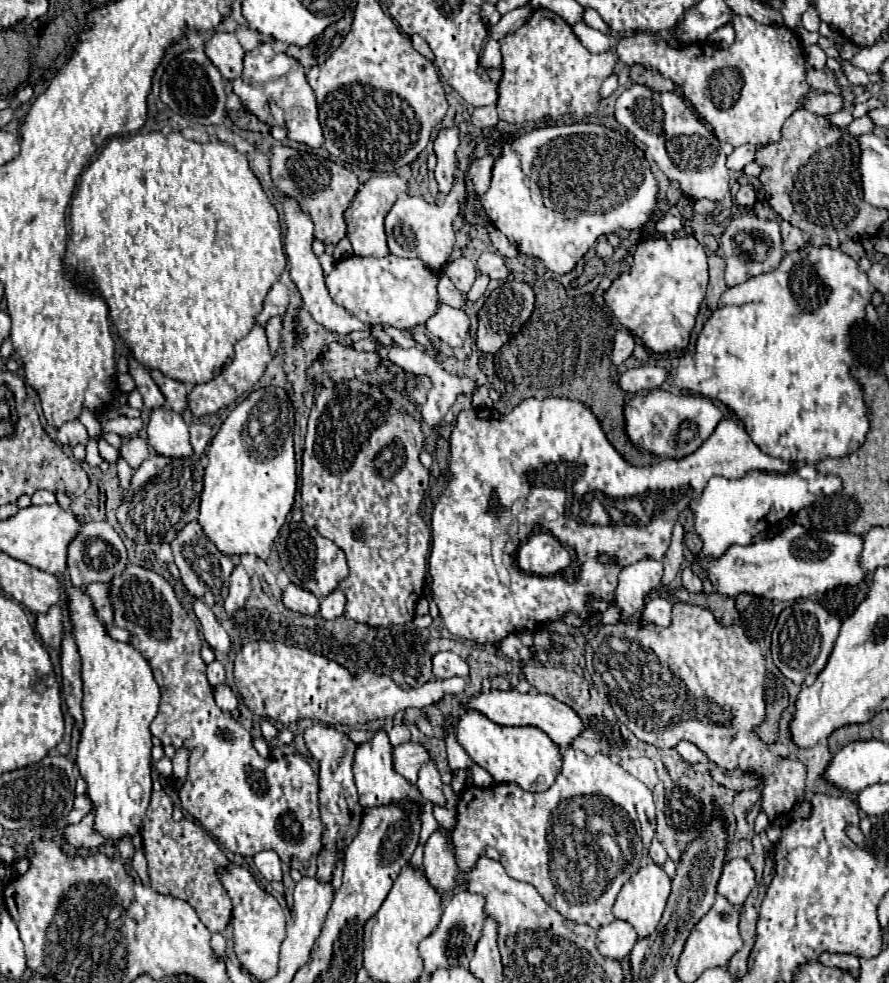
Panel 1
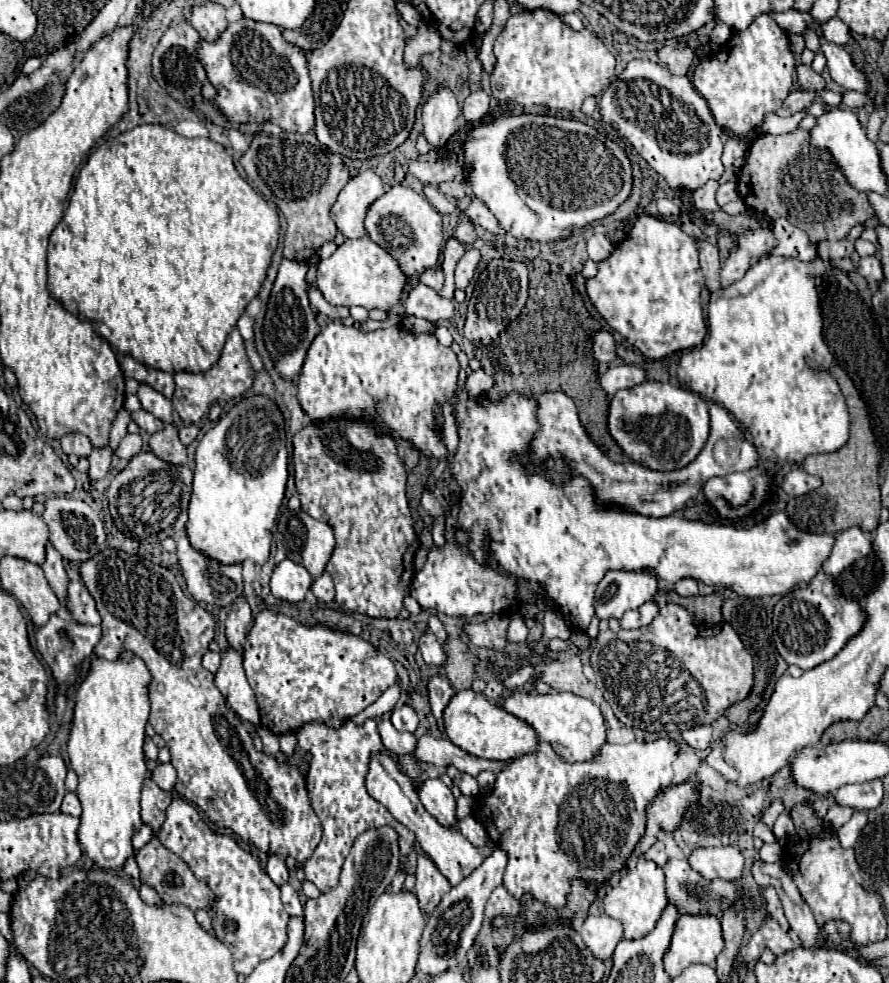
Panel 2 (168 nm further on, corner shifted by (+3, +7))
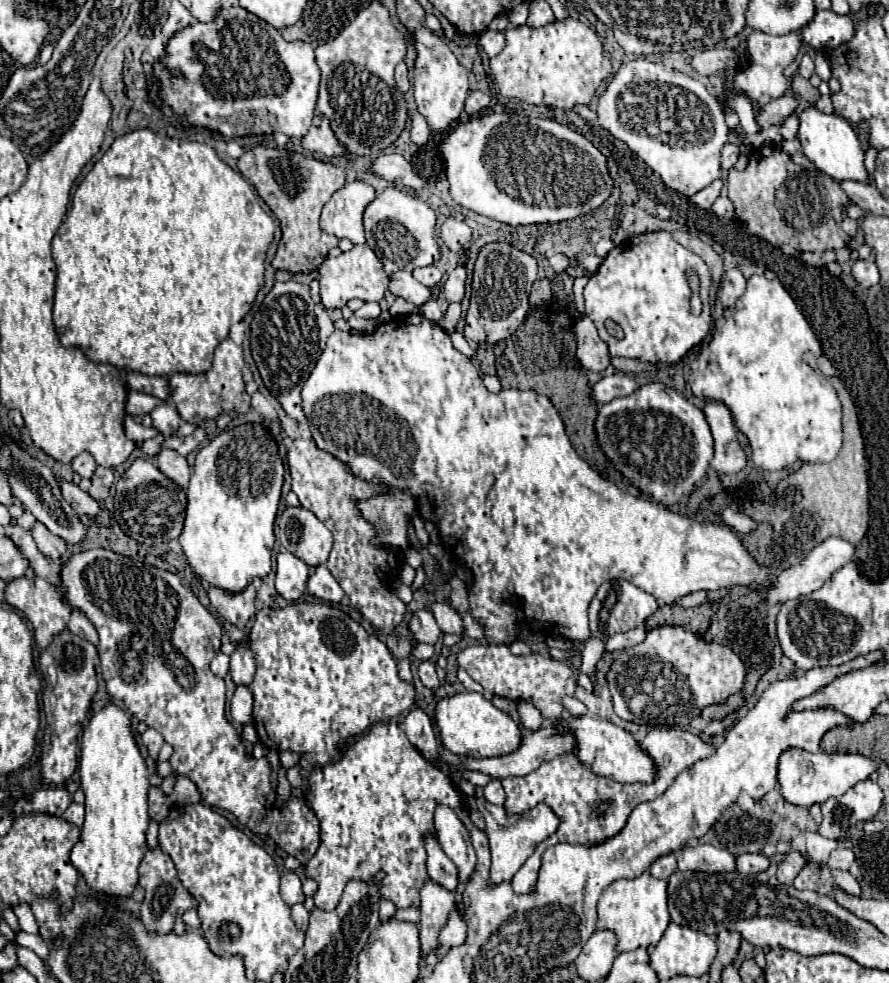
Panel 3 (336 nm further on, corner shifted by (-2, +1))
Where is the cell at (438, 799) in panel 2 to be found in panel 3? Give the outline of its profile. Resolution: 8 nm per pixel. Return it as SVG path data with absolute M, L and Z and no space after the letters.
M439 805L435 811L435 829L437 829L437 841L441 843L441 849L457 865L459 883L469 881L477 861L469 831L465 829L457 813L443 805Z

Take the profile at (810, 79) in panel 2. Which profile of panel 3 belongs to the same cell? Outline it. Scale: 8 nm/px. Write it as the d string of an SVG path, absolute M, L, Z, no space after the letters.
M795 75L795 77L793 77L793 81L791 81L791 89L793 89L793 93L795 93L797 97L809 101L811 105L815 105L815 103L819 101L819 97L821 97L819 91L817 91L807 79L803 79L801 75Z

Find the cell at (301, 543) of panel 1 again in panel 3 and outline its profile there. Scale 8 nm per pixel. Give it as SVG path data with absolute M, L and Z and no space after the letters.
M287 507L279 521L279 543L283 549L303 559L307 565L323 565L333 547L331 531L303 507Z

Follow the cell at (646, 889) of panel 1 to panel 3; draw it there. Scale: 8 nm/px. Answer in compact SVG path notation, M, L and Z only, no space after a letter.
M643 873L635 879L617 879L599 897L597 929L611 929L617 937L617 953L655 945L669 925L667 911L667 883L663 879Z

